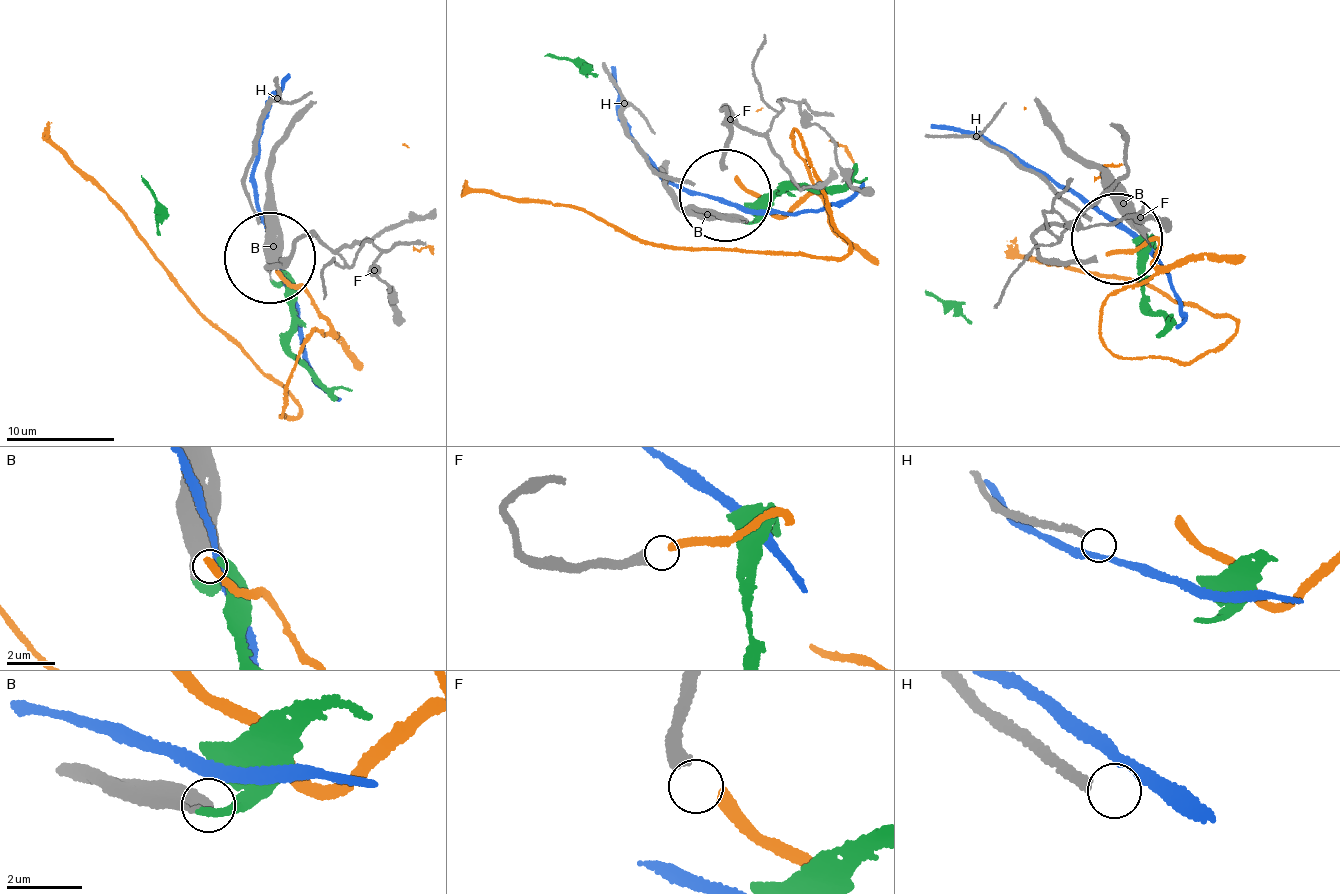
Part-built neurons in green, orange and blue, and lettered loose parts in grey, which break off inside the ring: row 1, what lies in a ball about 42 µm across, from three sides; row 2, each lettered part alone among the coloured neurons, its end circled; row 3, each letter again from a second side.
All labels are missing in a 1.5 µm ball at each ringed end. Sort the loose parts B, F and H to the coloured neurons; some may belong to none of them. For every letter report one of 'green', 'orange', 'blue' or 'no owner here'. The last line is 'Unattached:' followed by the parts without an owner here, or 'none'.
B: green
F: orange
H: no owner here
Unattached: H

